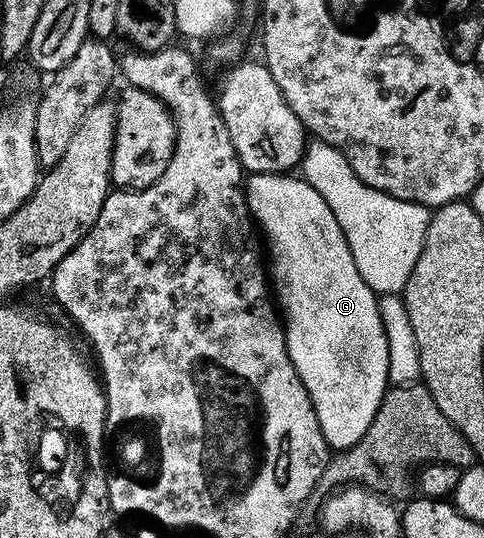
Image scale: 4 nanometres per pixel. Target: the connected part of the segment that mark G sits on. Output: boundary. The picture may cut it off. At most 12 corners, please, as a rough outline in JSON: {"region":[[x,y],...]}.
{"region":[[255,173],[286,346],[334,451],[388,388],[379,298],[332,207]]}

